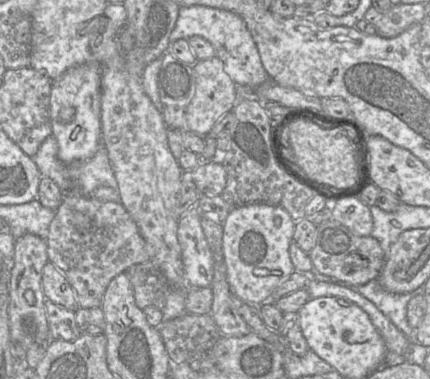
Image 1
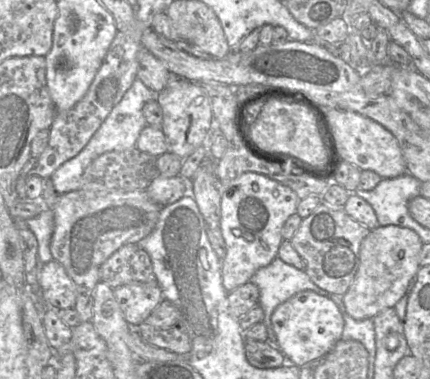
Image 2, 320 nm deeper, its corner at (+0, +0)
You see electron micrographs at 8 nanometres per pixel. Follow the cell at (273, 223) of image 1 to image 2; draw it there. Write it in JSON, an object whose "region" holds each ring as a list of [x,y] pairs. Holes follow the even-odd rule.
{"region":[[[245,172],[224,187],[220,186],[220,229],[226,244],[226,256],[222,260],[222,284],[227,292],[249,282],[256,271],[269,265],[276,257],[282,243],[282,228],[286,220],[297,211],[299,198],[295,191],[268,176]]]}

